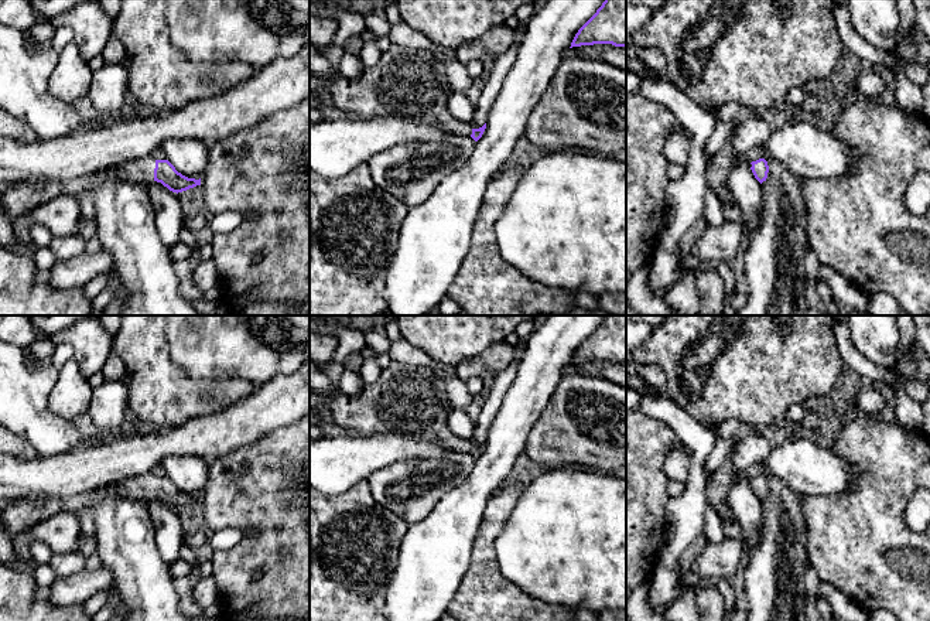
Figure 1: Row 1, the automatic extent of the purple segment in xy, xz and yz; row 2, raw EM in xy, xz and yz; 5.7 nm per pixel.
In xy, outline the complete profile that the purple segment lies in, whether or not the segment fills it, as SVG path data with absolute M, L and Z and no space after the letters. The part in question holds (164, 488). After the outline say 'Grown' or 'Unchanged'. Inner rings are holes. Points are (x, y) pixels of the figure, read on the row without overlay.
M150 471L73 497L4 504L1 505L0 523L10 538L16 538L58 512L79 515L82 511L89 511L96 499L106 498L110 492L122 492L133 499L157 498L177 511L201 502L201 495L188 495L178 489L168 477L155 477Z. Grown

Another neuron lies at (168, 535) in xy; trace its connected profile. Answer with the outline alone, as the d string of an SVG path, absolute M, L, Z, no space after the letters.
M148 499L151 505L151 519L154 523L154 538L160 555L167 563L172 563L179 557L184 546L184 529L181 526L178 511L170 508L161 499Z

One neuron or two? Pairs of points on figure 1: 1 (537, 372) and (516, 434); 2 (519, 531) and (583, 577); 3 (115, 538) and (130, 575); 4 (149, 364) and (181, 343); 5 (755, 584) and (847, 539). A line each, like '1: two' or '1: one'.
1: one
2: one
3: one
4: two
5: two

